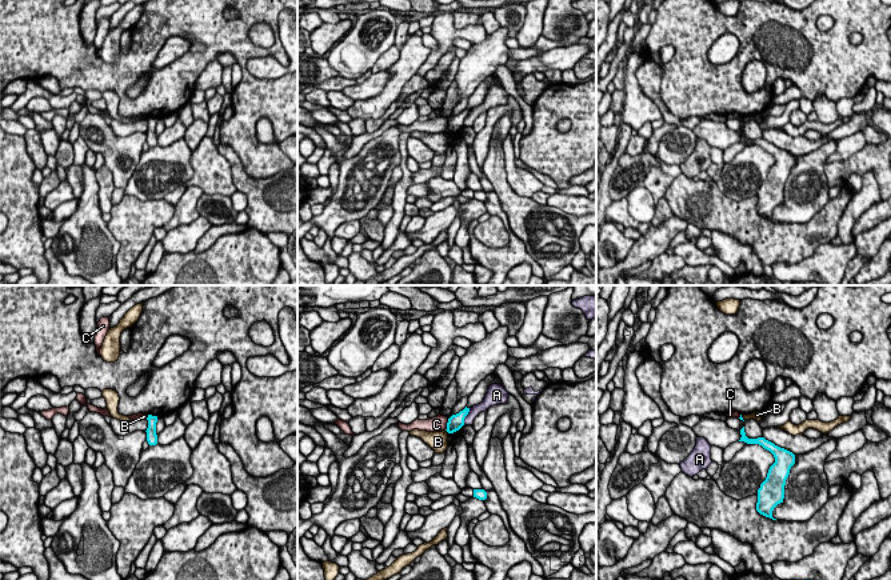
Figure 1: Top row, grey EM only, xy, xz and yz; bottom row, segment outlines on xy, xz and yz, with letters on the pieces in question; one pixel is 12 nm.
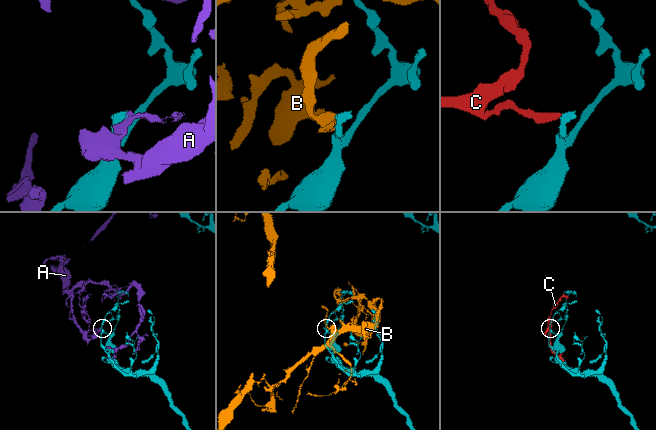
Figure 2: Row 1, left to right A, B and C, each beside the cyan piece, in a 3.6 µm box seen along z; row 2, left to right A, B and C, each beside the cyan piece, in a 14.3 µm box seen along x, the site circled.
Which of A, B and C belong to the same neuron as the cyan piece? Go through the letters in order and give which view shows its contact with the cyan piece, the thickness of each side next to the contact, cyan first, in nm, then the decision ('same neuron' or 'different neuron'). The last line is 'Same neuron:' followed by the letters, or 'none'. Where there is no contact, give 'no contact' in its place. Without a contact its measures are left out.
A: meets cyan in xz; 180 nm thick on the cyan side, 130 nm on the other; different neuron
B: meets cyan in xz; 180 nm thick on the cyan side, 220 nm on the other; different neuron
C: meets cyan in xz; 180 nm thick on the cyan side, 190 nm on the other; different neuron
Same neuron: none

